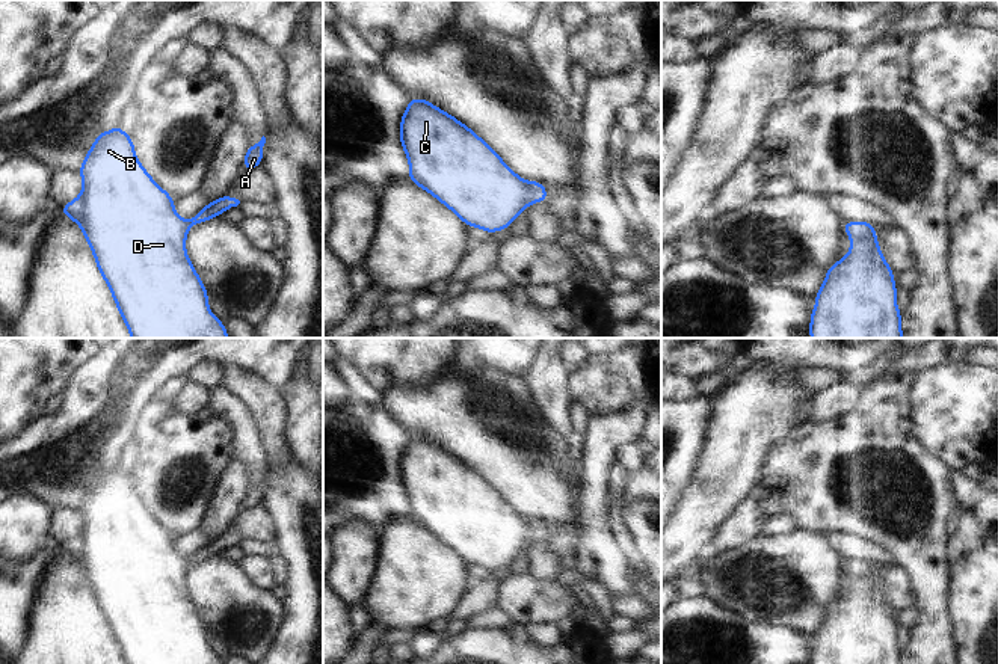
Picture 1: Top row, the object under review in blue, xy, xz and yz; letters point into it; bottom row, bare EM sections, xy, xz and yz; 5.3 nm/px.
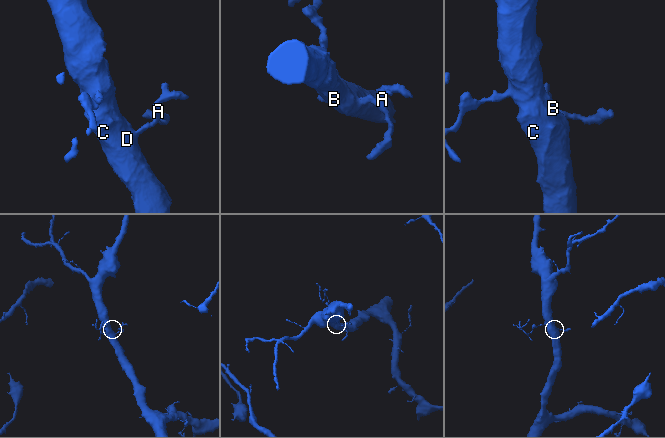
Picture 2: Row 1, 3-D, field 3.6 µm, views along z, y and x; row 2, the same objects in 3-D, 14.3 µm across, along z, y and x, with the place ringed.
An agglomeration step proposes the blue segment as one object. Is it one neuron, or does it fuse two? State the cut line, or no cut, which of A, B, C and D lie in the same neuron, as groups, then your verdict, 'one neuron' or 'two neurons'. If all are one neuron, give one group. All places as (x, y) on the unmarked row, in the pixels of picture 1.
cut none; groups A B C D; one neuron

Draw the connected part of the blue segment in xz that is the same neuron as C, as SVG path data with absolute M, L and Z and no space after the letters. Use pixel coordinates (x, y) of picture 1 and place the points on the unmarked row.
M411 436L400 457L400 481L409 500L409 519L435 534L467 564L489 572L509 566L533 540L547 540L539 519L524 519L477 471L423 436Z

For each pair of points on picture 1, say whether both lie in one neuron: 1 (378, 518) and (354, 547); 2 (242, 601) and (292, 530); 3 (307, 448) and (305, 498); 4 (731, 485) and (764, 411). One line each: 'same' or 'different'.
1: different
2: different
3: different
4: same

